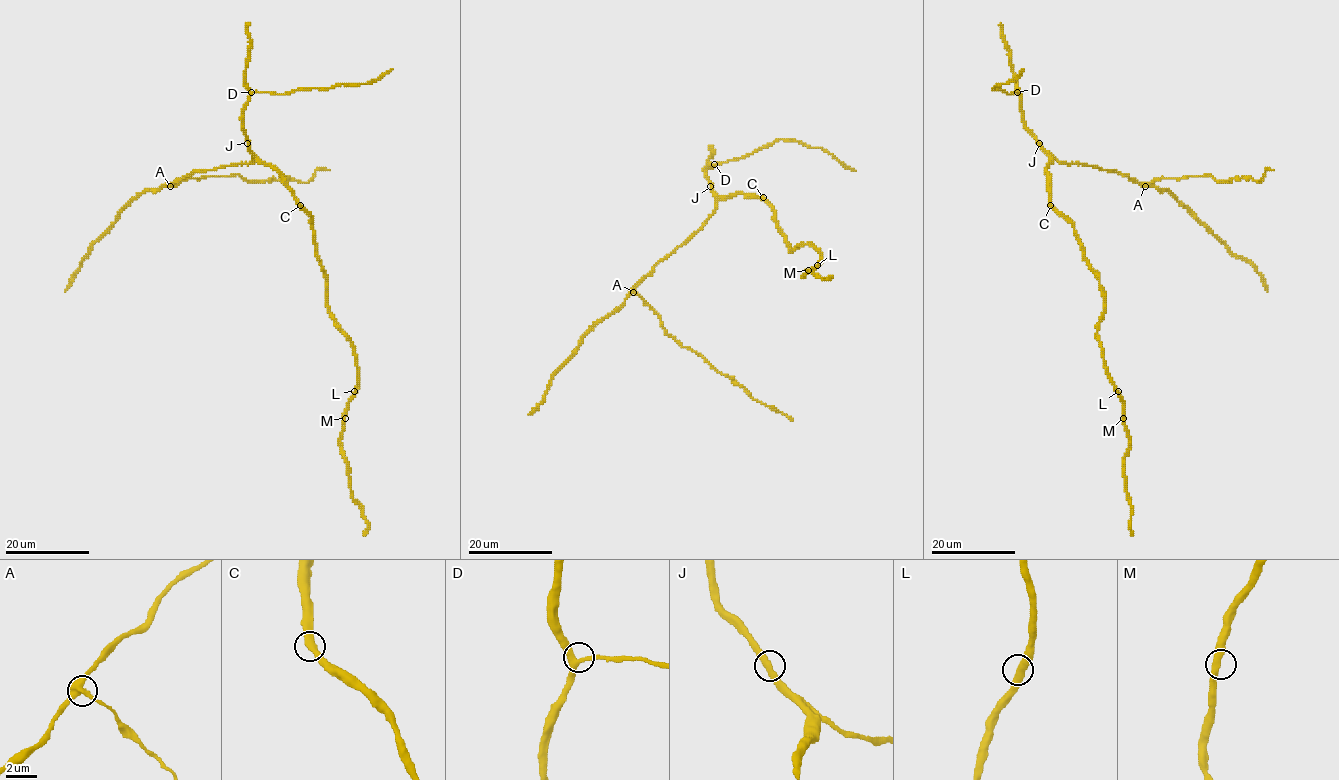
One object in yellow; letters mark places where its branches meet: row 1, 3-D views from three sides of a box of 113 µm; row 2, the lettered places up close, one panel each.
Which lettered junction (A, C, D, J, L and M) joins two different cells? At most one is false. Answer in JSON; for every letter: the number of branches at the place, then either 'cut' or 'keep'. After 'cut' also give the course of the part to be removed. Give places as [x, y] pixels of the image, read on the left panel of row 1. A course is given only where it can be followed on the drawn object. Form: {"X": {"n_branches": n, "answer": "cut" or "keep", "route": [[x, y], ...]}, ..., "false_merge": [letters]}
{"A": {"n_branches": 3, "answer": "cut", "route": [[170, 186], [190, 178], [240, 174], [249, 182], [288, 178], [306, 182], [317, 169], [330, 169]]}, "C": {"n_branches": 2, "answer": "keep"}, "D": {"n_branches": 3, "answer": "keep"}, "J": {"n_branches": 2, "answer": "keep"}, "L": {"n_branches": 2, "answer": "keep"}, "M": {"n_branches": 2, "answer": "keep"}, "false_merge": ["A"]}

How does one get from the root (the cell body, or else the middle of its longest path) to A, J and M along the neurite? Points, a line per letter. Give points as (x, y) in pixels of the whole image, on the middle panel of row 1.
A: (755, 197), (743, 194), (722, 196), (707, 221), (664, 257), (633, 292)
J: (755, 197), (743, 194), (719, 196), (710, 186)
M: (755, 197), (762, 197), (774, 212), (791, 251), (811, 245), (820, 253), (820, 260), (808, 270)

